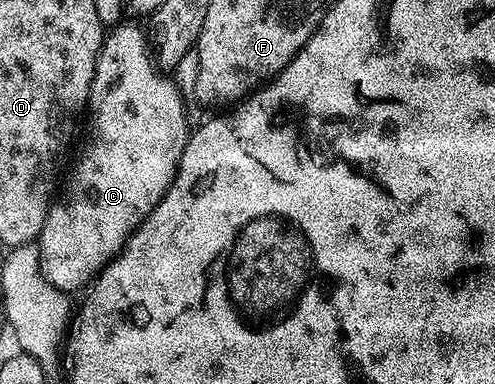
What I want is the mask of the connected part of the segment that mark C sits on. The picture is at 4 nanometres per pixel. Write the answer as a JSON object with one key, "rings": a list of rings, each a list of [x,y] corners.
{"rings":[[[123,24],[106,35],[103,39],[103,46],[99,49],[97,56],[97,68],[95,69],[95,79],[91,85],[91,91],[87,97],[85,107],[86,113],[91,113],[91,123],[87,126],[87,138],[91,143],[87,150],[79,154],[79,159],[71,166],[71,182],[62,183],[61,196],[54,199],[53,205],[47,209],[47,223],[41,228],[37,239],[39,248],[39,263],[43,277],[49,280],[57,289],[64,292],[72,292],[80,286],[86,287],[96,273],[103,269],[104,265],[111,261],[112,257],[119,253],[120,249],[127,242],[127,237],[140,226],[151,214],[151,207],[159,203],[159,199],[165,196],[168,185],[175,179],[175,167],[178,166],[183,155],[183,143],[185,141],[185,130],[183,134],[183,94],[184,91],[177,85],[174,77],[159,78],[160,67],[153,61],[153,50],[148,39],[139,30],[134,30],[134,25]]]}

